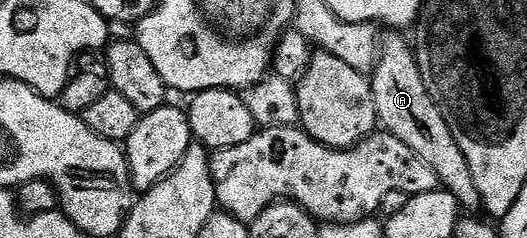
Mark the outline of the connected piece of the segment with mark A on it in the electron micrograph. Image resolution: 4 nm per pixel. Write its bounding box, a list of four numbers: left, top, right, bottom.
[370,30,482,211]

